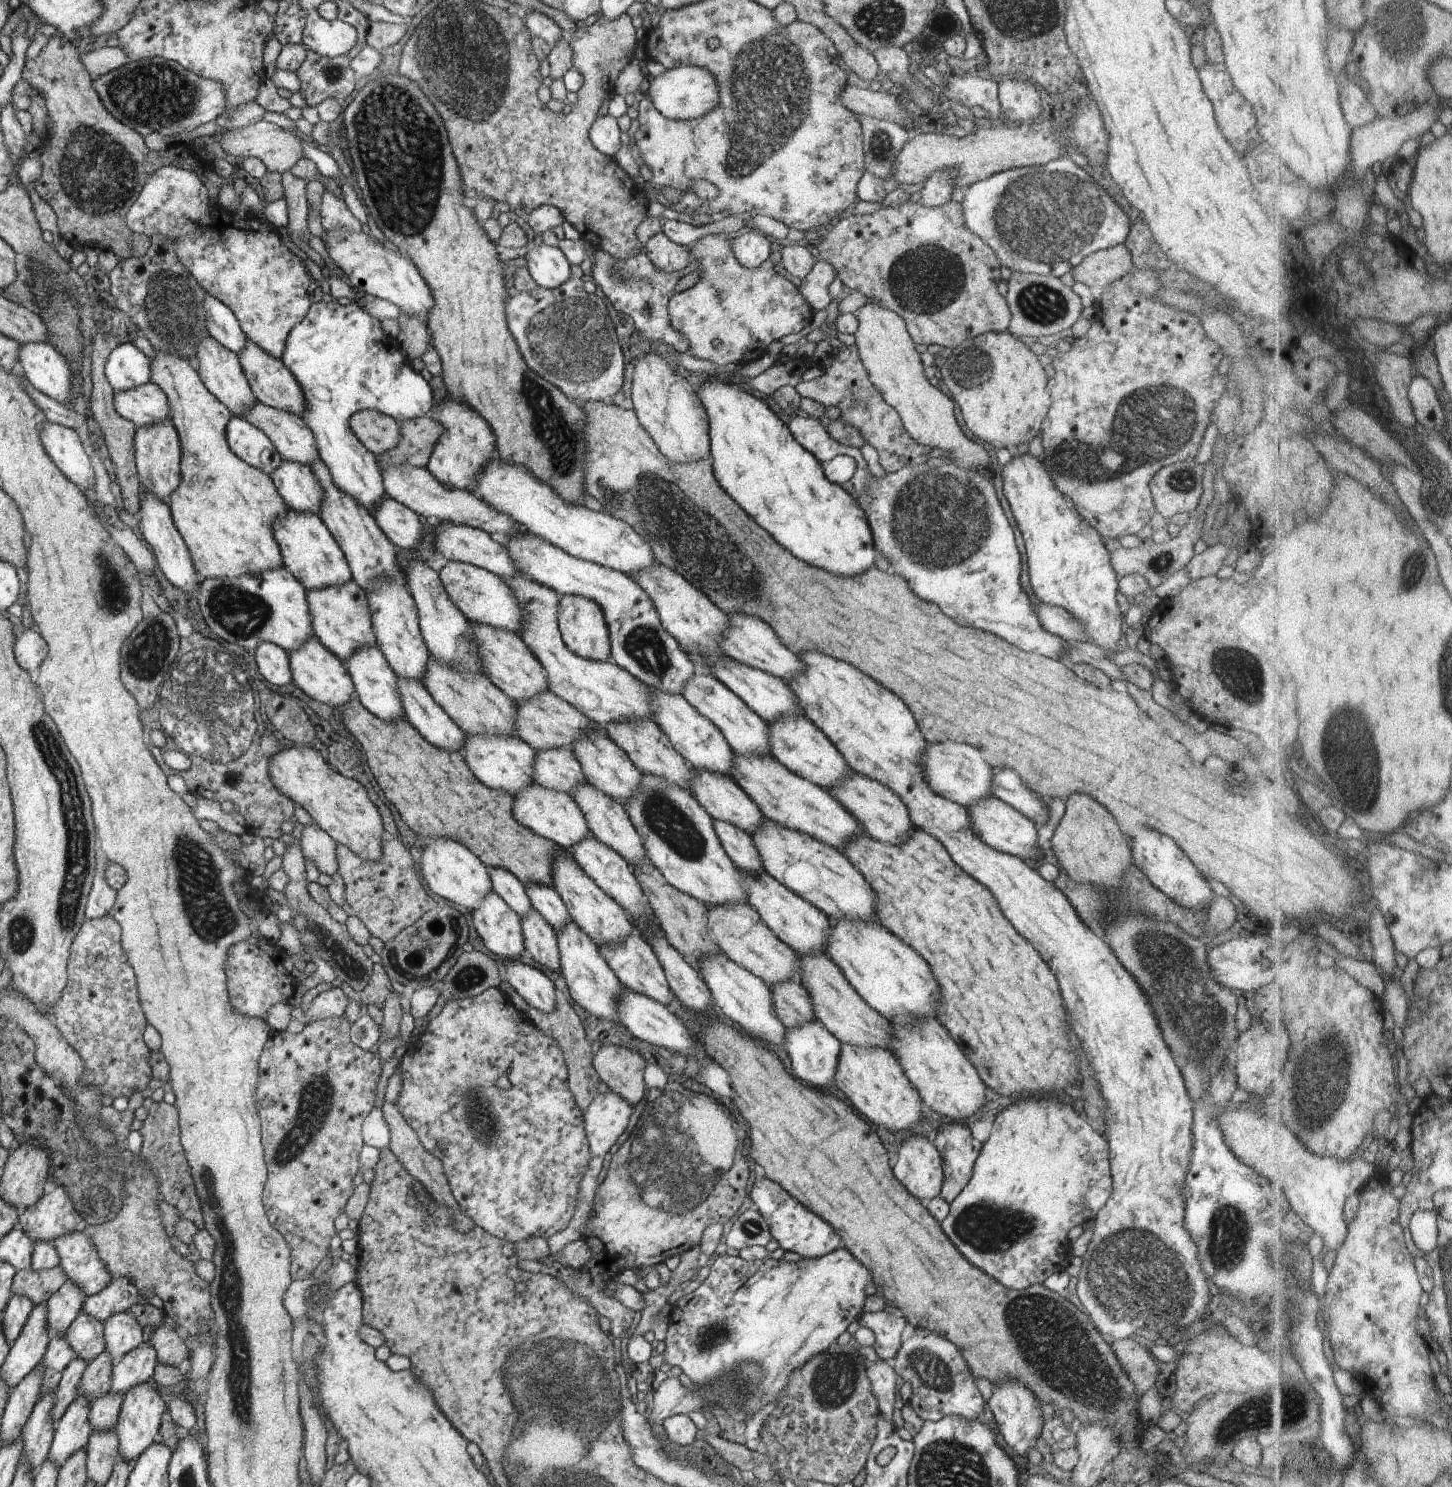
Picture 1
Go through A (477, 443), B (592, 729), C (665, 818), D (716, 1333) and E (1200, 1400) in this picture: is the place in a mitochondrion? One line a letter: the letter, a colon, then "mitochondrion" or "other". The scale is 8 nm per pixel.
A: other
B: other
C: mitochondrion
D: mitochondrion
E: other

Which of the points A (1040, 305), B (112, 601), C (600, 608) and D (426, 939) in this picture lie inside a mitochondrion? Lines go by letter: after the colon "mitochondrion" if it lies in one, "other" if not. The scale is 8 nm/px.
A: mitochondrion
B: mitochondrion
C: other
D: mitochondrion

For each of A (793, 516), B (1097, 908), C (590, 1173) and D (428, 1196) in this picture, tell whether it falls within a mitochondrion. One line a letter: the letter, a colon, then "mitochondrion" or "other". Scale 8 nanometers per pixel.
A: other
B: mitochondrion
C: other
D: other

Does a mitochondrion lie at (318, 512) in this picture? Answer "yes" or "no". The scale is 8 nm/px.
no

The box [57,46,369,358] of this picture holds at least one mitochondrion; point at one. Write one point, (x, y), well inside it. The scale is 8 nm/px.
(145, 96)

